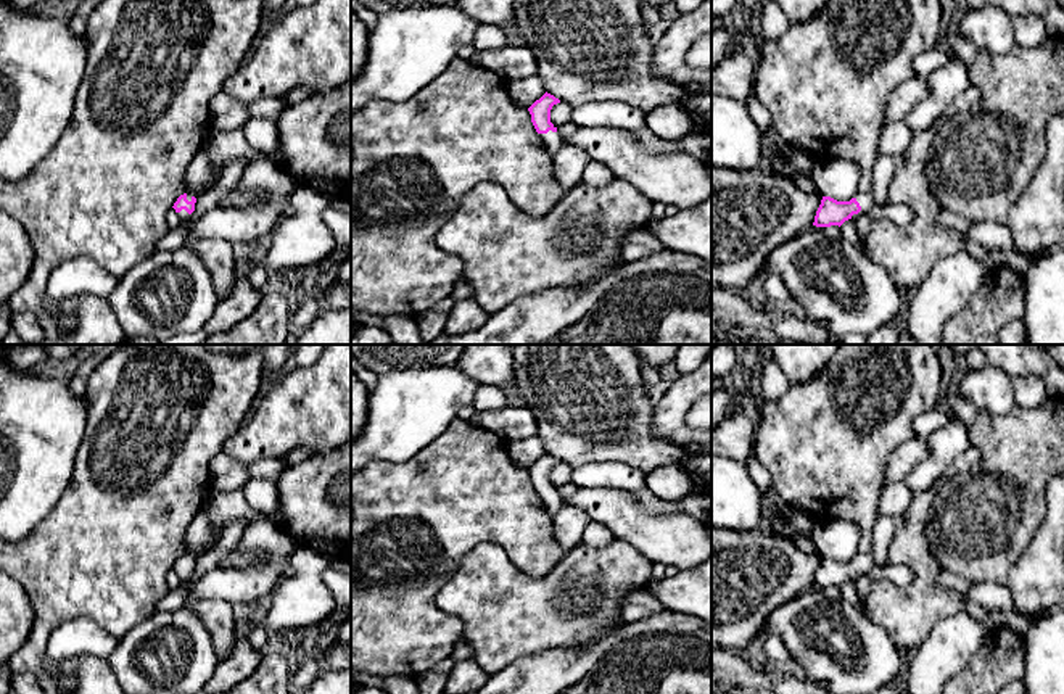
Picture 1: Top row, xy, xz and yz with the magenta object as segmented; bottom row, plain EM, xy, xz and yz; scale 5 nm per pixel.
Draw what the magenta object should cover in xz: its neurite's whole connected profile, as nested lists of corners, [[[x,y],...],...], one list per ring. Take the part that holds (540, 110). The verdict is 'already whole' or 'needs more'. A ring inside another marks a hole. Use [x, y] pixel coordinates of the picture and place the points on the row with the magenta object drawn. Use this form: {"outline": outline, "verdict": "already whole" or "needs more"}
{"outline": [[[546,92],[528,108],[531,114],[531,122],[542,138],[546,145],[546,153],[551,158],[554,158],[562,147],[562,137],[559,135],[557,127],[551,122],[551,109],[557,103],[560,103],[560,100]]], "verdict": "needs more"}

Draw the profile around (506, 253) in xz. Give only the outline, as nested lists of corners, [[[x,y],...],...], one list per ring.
[[[613,177],[600,187],[579,182],[546,216],[531,217],[513,204],[501,185],[481,182],[464,195],[435,242],[439,250],[462,258],[473,299],[494,314],[522,295],[592,287],[621,264],[625,235],[649,225],[652,204],[633,185]]]

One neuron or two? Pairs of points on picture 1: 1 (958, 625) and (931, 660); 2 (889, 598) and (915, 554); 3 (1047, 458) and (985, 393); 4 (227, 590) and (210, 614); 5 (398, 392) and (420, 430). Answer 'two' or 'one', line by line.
1: one
2: one
3: two
4: two
5: one

